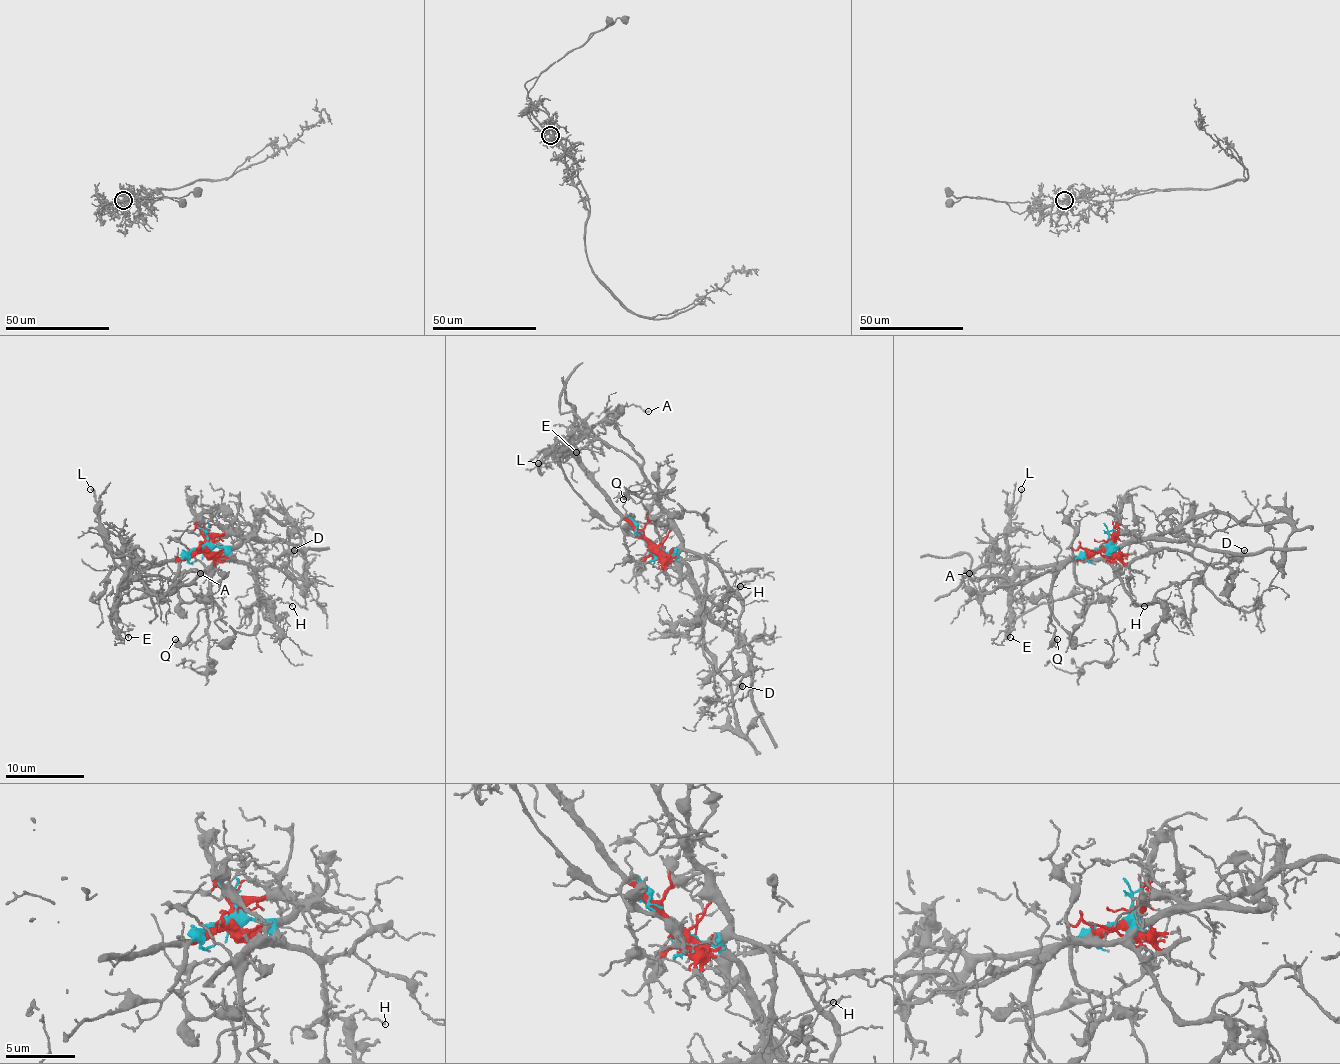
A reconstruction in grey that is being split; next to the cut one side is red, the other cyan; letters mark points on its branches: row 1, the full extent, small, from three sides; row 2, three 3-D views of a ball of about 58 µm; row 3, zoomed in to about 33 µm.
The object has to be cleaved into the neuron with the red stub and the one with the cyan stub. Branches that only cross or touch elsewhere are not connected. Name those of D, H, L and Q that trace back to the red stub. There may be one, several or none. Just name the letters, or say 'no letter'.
L

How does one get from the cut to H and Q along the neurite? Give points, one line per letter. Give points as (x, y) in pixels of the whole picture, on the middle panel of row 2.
H: (648, 543), (674, 553), (693, 551), (699, 554), (705, 560), (707, 596), (713, 602), (723, 604), (740, 586)
Q: (648, 543), (670, 553), (679, 543), (675, 521), (660, 505), (662, 494), (630, 494), (622, 499)

